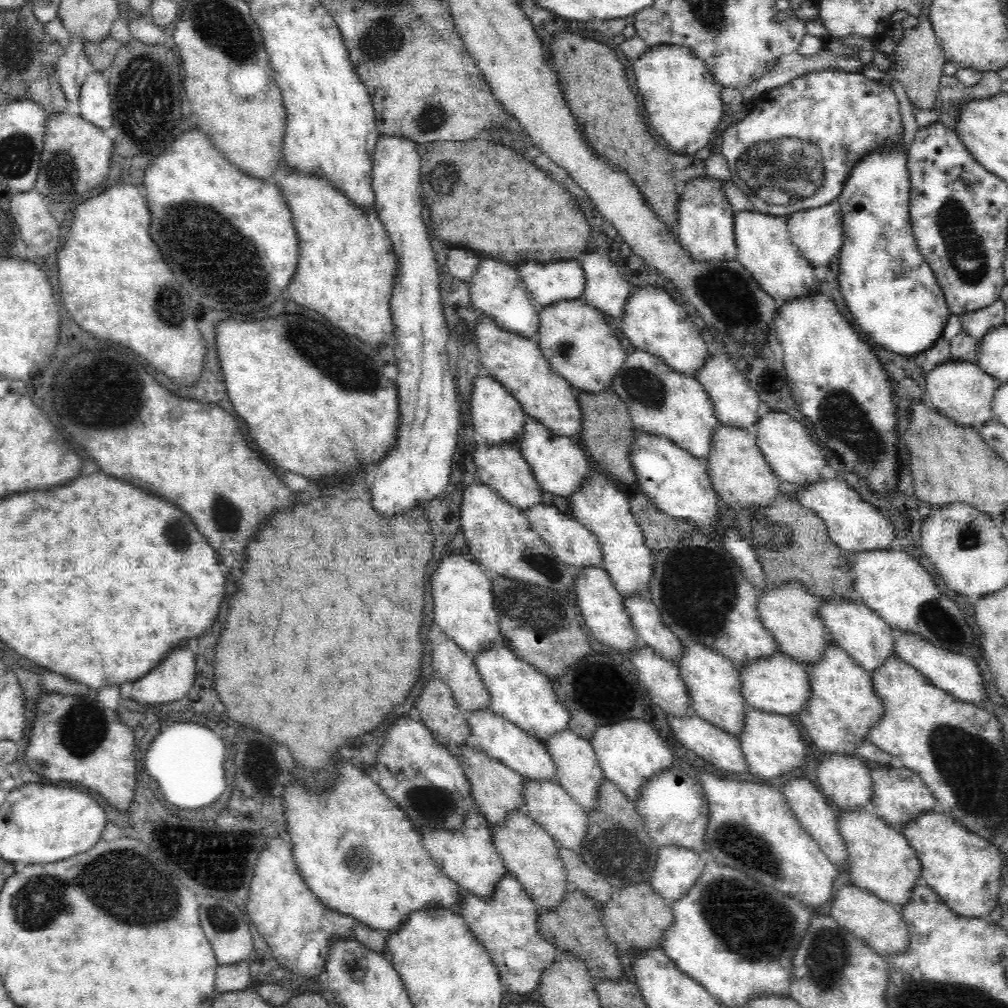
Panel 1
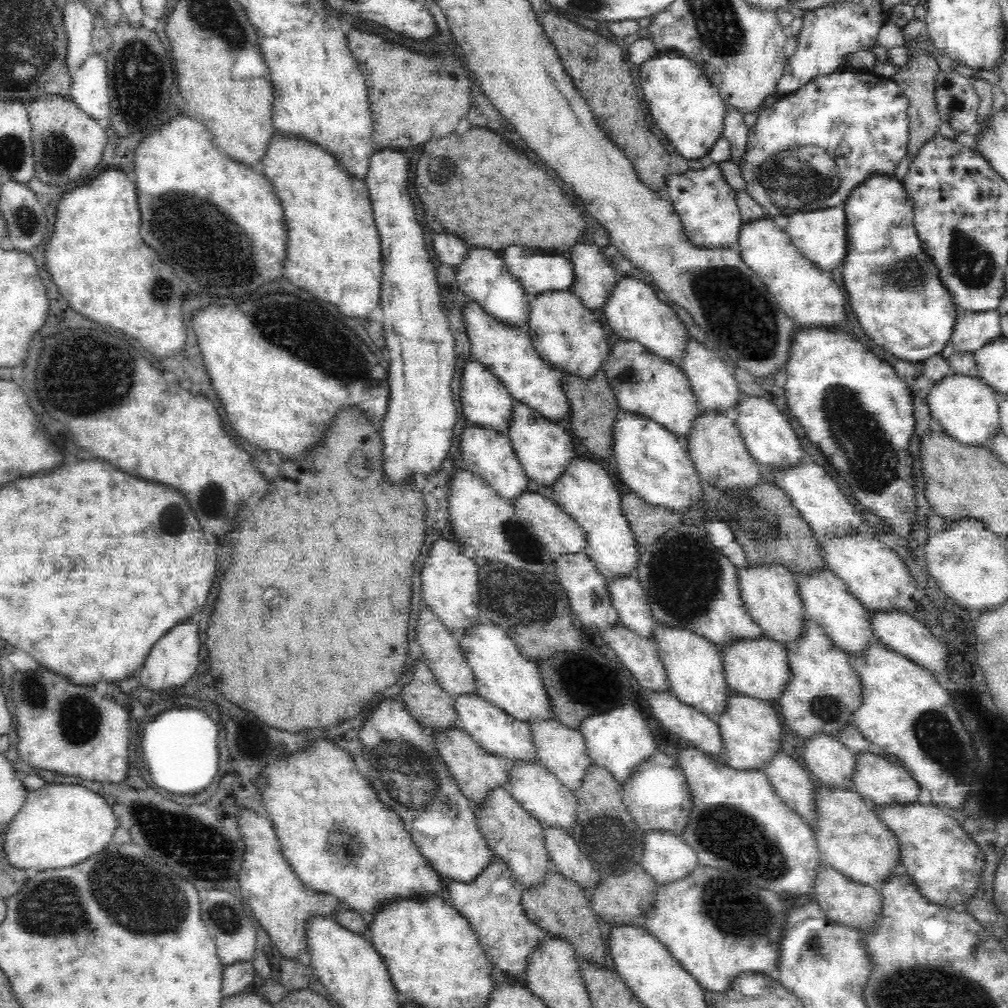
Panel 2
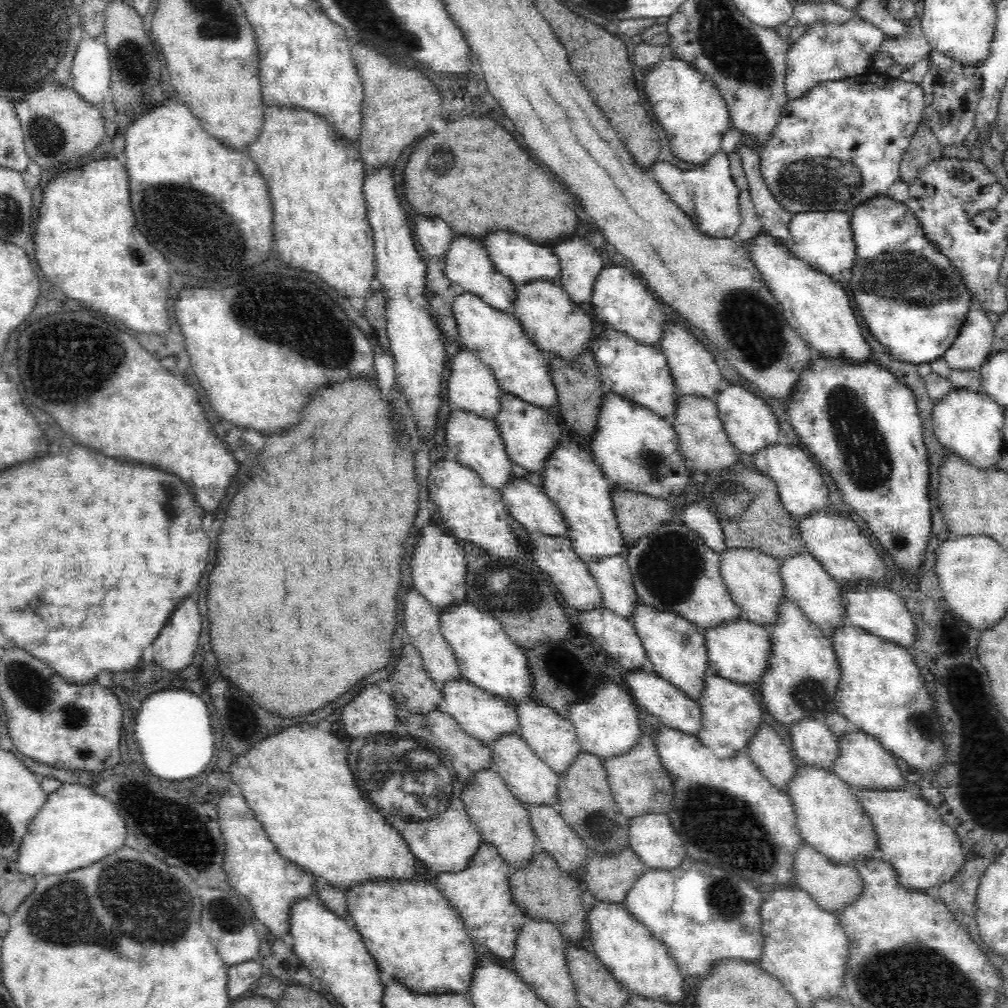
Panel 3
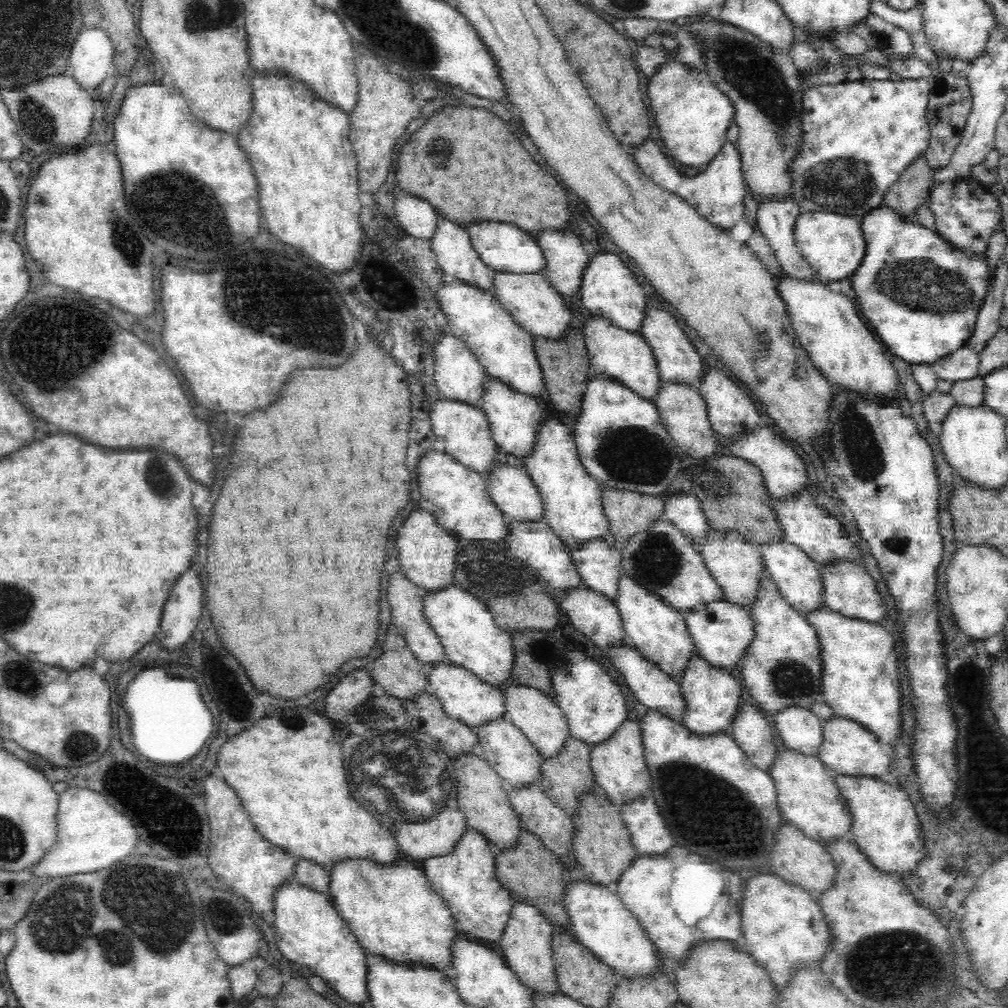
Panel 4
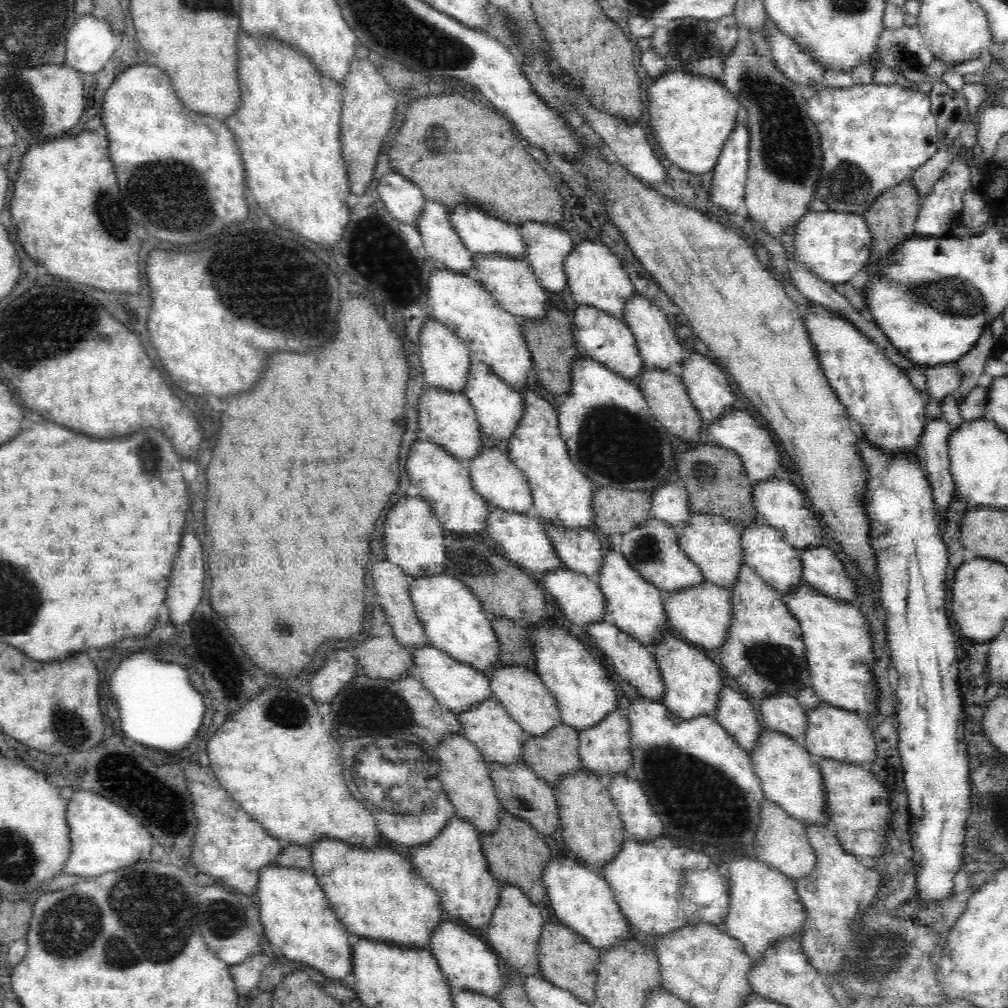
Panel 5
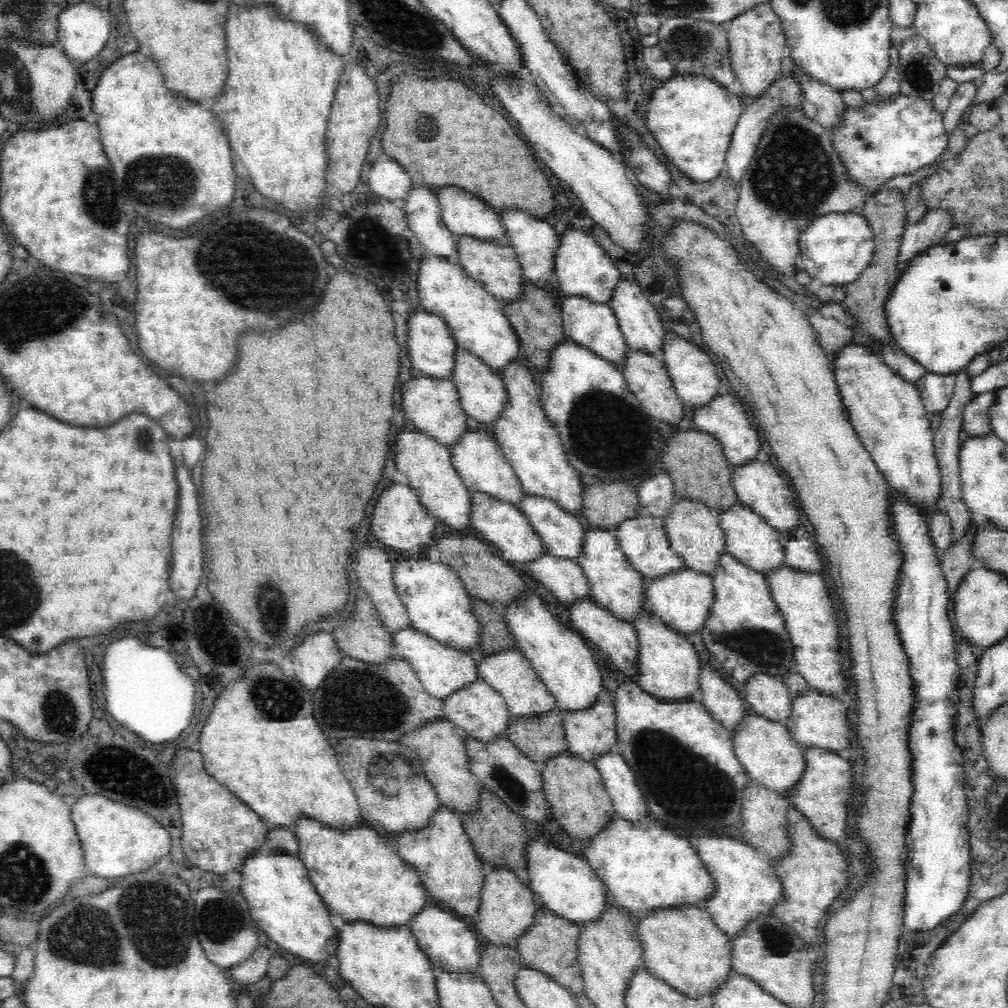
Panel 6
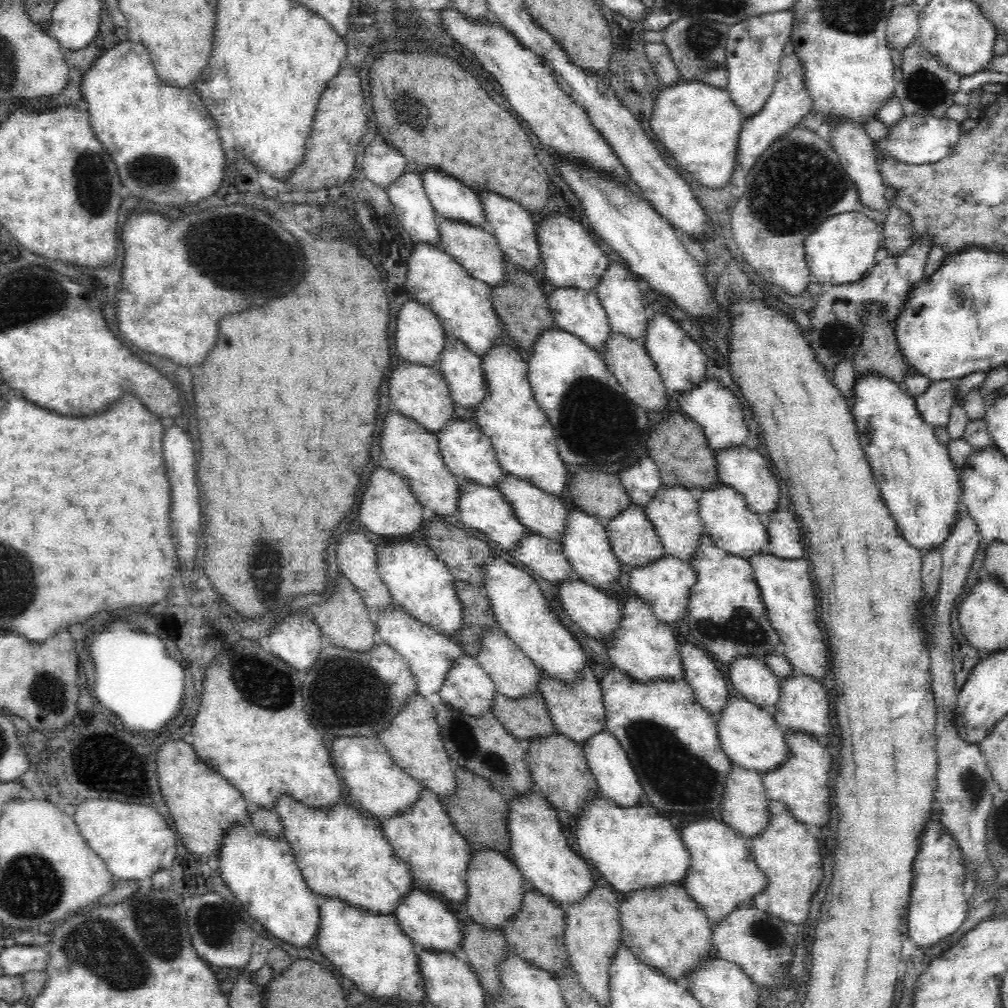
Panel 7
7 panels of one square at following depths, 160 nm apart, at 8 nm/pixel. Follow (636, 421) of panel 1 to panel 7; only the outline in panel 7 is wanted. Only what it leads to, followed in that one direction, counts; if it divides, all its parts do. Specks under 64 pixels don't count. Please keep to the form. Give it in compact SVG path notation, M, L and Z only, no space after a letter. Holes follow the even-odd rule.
M554 287L554 290L548 294L547 308L552 313L555 328L575 334L589 347L598 351L601 350L602 344L611 330L606 313L596 296L595 289Z

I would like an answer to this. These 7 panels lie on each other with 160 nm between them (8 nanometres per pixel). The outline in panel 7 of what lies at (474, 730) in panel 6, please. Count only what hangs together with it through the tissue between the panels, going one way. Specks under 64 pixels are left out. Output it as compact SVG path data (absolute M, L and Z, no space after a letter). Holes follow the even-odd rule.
M463 651L449 664L438 693L450 705L478 716L491 711L495 686L477 659Z

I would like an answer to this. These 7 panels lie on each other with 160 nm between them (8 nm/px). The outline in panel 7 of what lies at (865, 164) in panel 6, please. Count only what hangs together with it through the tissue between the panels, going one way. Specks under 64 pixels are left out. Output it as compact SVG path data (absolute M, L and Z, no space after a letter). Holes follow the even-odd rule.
M904 116L894 128L890 128L890 136L882 142L874 143L874 152L890 151L898 160L908 164L932 164L942 160L958 144L958 140L964 134L960 123L948 117L936 116Z

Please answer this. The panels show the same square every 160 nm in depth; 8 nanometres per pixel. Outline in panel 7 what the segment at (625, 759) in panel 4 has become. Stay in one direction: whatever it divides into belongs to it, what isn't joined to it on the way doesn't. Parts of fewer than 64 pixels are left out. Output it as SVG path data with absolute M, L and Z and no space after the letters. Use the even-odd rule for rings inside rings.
M587 664L577 672L577 679L562 681L544 669L539 669L537 691L543 696L546 711L550 714L554 728L570 739L582 743L595 732L605 730L606 714L597 676Z

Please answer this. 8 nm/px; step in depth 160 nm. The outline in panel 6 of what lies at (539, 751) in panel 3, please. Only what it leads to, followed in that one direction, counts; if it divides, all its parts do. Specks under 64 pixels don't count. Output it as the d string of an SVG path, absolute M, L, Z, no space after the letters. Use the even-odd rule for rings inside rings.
M510 646L490 655L477 656L477 674L485 681L488 681L502 695L510 715L529 717L555 711L554 695L542 683L542 679L531 667L530 661L517 647Z

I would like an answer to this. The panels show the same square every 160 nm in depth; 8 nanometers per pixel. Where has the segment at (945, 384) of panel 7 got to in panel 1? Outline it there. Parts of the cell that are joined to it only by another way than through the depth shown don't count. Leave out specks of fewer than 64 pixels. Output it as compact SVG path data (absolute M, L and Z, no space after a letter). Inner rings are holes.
M999 298L994 304L971 313L960 313L961 333L973 339L986 336L986 332L998 328L1005 321L1005 306Z

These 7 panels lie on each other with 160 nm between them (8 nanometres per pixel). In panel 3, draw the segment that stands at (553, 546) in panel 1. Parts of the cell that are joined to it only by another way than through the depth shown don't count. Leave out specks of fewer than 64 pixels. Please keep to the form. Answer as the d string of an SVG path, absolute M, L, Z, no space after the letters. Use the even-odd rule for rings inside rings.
M512 476L500 488L500 499L508 514L530 535L564 535L565 524L548 496L528 479Z

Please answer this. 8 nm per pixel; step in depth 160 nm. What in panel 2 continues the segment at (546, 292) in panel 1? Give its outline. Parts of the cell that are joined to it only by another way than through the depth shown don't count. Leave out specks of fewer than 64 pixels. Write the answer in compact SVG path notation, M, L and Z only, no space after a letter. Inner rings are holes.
M508 246L500 257L528 297L547 290L563 291L573 283L572 264L565 256L544 256L534 248Z

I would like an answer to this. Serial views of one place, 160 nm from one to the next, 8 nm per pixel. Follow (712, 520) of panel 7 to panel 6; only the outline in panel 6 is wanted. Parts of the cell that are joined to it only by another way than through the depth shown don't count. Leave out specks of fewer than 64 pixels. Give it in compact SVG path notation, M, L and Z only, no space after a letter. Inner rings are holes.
M736 501L730 508L715 512L719 527L724 537L724 552L731 554L736 560L763 575L768 570L783 564L783 548L781 534L770 526L761 516L755 514L750 506Z

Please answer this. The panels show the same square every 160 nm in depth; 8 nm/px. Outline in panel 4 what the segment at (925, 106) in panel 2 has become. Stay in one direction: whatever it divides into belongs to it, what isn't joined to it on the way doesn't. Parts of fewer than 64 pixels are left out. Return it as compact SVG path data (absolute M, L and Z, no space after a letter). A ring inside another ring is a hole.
M923 156L922 158L915 159L905 168L898 180L888 187L888 190L884 193L881 206L889 208L903 220L916 222L916 208L926 205L933 181L933 174L934 172L927 167Z

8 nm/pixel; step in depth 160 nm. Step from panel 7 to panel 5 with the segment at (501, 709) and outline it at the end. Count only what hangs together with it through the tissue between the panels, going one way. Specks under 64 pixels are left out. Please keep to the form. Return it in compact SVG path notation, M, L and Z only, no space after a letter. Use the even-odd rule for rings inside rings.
M560 723L540 736L525 732L521 759L553 786L559 776L580 767L577 746L577 730Z

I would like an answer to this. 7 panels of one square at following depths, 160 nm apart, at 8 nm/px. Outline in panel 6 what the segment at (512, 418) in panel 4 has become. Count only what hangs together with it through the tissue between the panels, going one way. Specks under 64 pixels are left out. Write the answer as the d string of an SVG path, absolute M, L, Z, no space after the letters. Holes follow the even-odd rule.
M456 346L450 379L456 387L459 403L467 416L487 426L498 418L506 400L506 389L497 377L497 373L494 373L493 369L484 364L482 359L472 354L468 349Z

